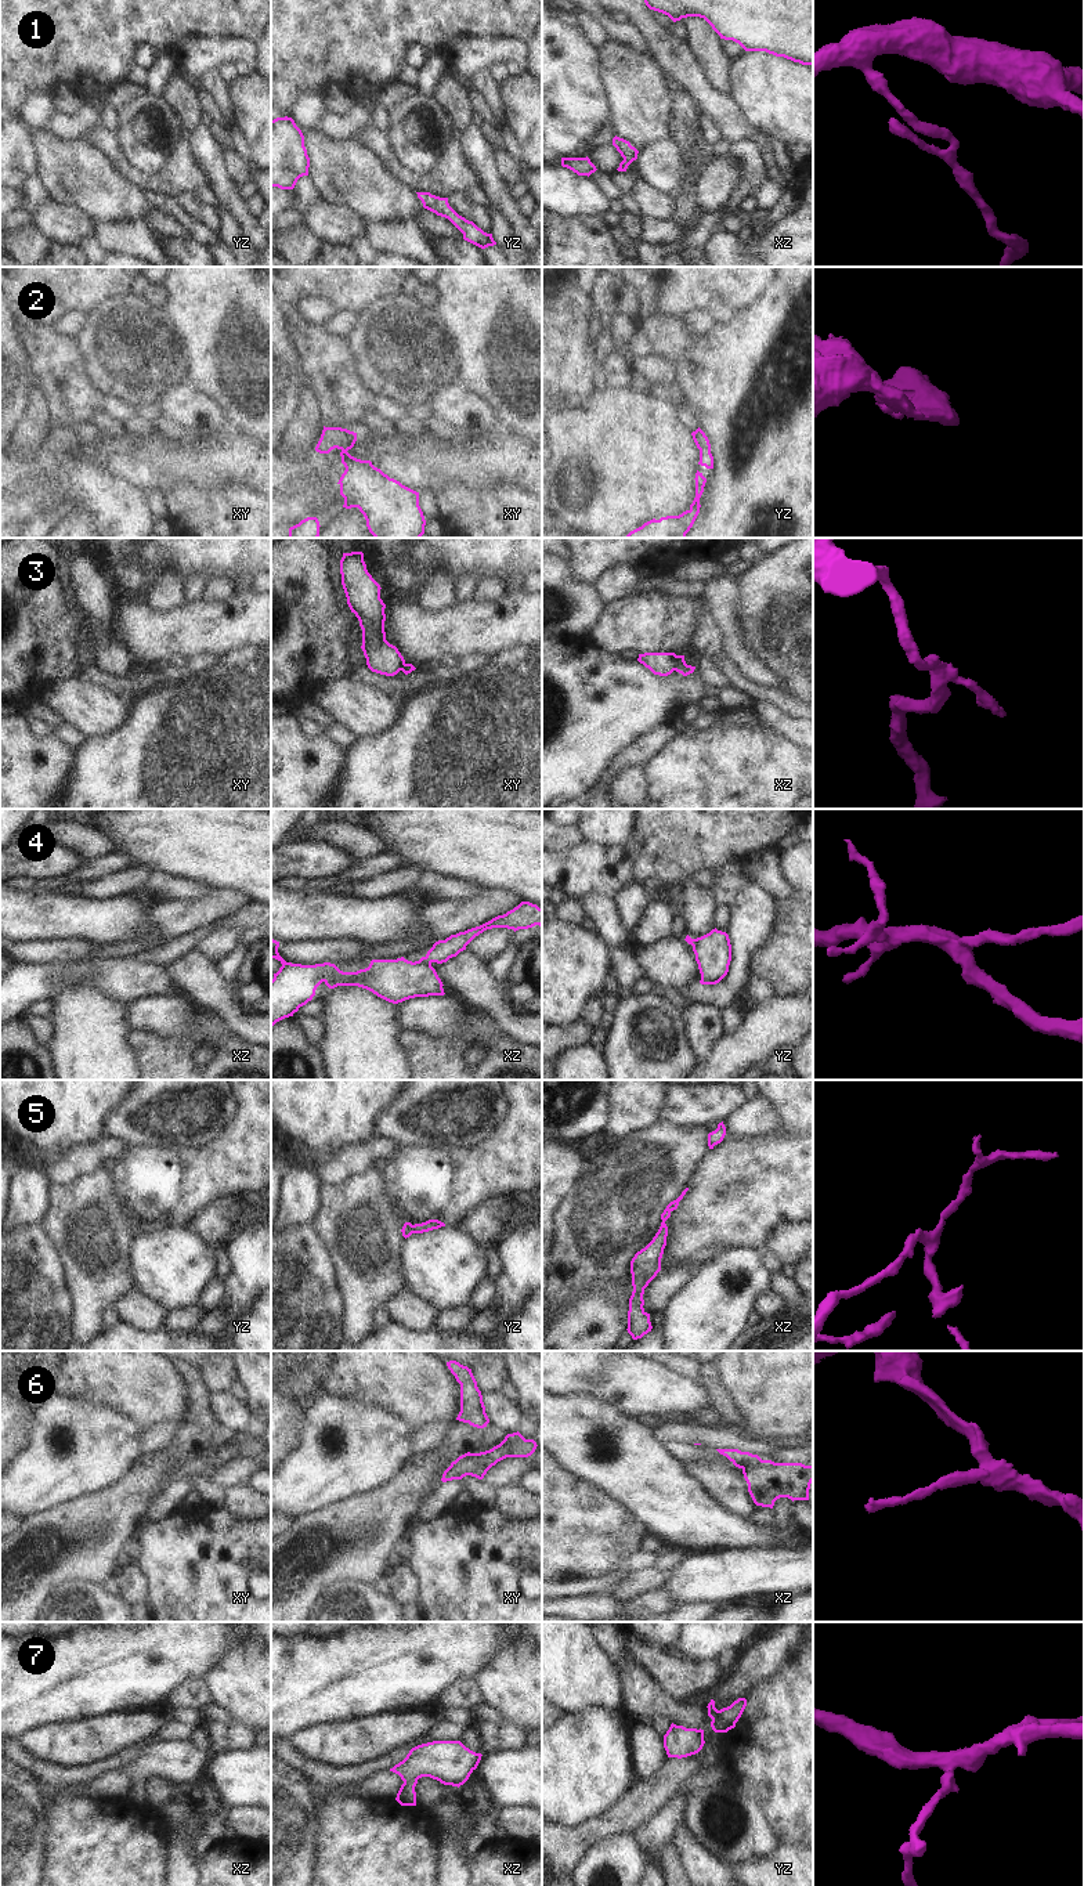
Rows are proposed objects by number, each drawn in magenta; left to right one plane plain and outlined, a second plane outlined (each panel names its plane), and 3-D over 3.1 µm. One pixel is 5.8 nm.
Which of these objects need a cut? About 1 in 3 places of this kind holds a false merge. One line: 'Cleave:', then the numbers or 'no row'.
Cleave: 3, 4, 6.

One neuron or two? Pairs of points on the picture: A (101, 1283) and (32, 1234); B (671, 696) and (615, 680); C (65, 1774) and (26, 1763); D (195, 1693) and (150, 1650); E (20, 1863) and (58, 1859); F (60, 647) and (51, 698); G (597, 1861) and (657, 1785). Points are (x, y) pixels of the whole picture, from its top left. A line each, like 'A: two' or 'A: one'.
A: two
B: one
C: one
D: two
E: two
F: two
G: two

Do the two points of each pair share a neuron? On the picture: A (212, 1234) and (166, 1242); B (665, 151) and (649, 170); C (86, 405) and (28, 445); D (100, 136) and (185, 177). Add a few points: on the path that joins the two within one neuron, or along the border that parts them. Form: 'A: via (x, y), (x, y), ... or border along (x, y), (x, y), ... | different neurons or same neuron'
A: border along (190, 1227), (208, 1243), (217, 1247) | different neurons
B: via (662, 155), (653, 166) | same neuron
C: border along (43, 393), (50, 408), (53, 425) | different neurons
D: via (116, 158), (138, 180), (144, 183), (163, 183) | same neuron

